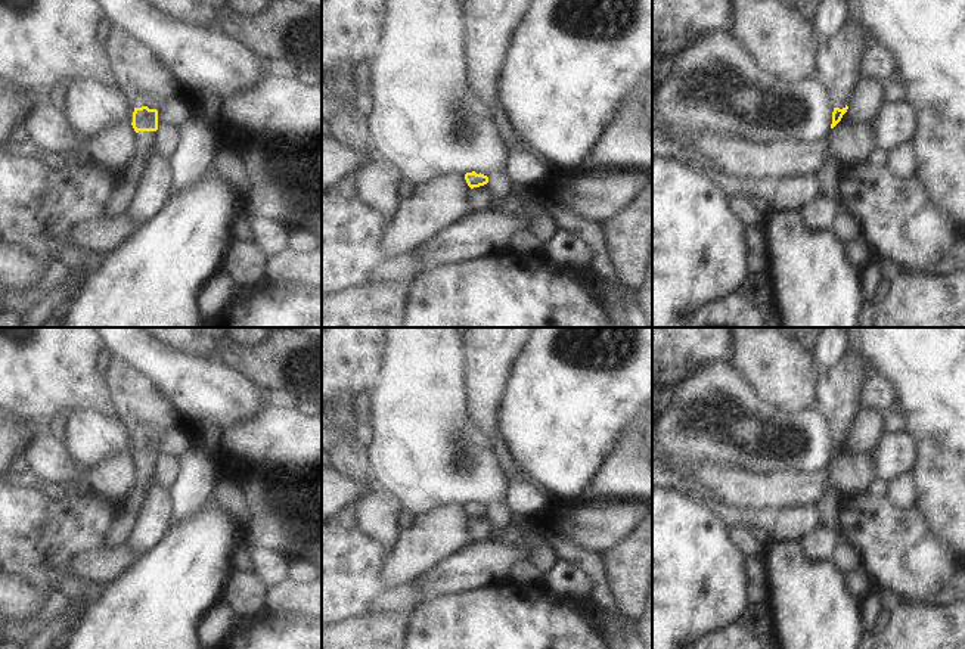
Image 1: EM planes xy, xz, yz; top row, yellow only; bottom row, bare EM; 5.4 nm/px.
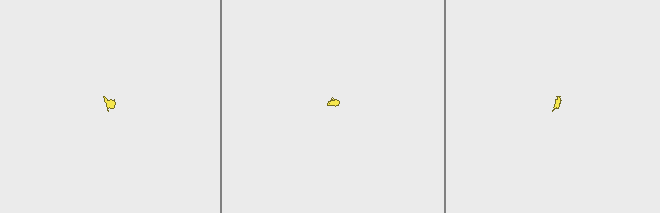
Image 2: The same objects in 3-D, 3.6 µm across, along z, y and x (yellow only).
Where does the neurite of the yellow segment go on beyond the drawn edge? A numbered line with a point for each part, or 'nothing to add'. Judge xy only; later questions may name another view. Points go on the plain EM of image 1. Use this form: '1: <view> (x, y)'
1: xy (143, 406)
2: xy (132, 511).

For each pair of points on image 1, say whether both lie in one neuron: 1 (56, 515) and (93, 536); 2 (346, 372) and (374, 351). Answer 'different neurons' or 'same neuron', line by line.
1: same neuron
2: same neuron

